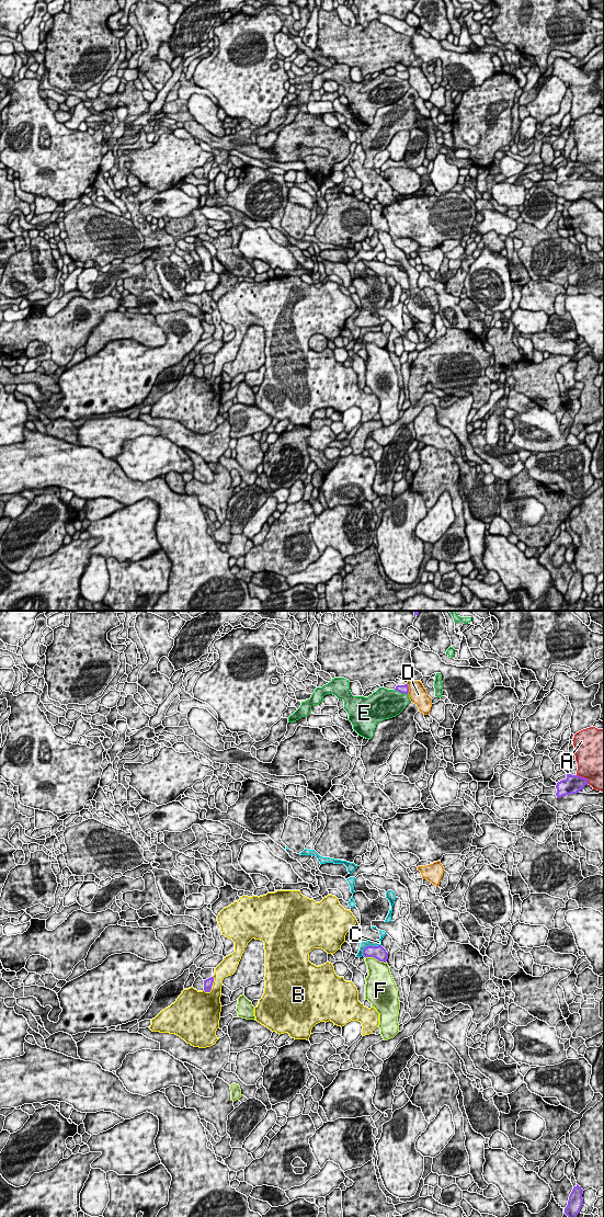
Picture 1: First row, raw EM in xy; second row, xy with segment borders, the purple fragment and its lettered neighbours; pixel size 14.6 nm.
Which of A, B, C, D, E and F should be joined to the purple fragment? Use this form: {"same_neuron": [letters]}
{"same_neuron": []}

